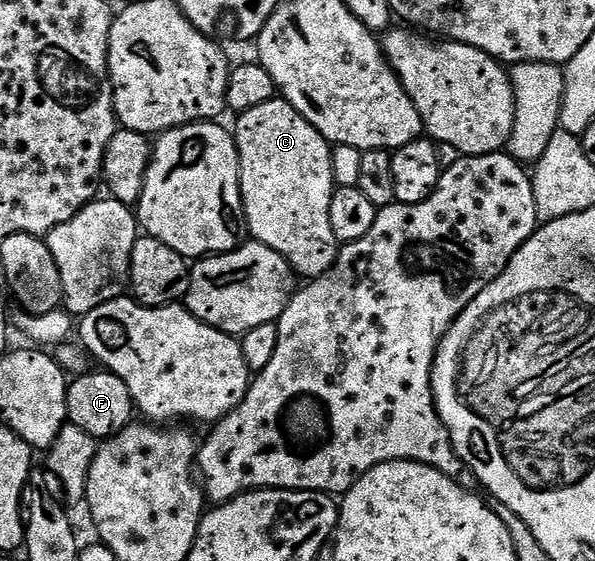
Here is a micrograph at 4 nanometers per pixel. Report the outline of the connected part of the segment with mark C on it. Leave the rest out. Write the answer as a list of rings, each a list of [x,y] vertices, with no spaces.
[[[273,99],[260,104],[258,107],[250,107],[250,111],[239,114],[235,120],[236,129],[234,128],[234,136],[236,139],[238,159],[240,160],[240,194],[242,195],[242,203],[244,204],[244,224],[247,232],[250,234],[251,240],[260,241],[266,247],[278,251],[278,255],[282,255],[286,258],[293,270],[295,270],[299,276],[301,273],[304,279],[320,277],[326,271],[330,271],[330,267],[336,261],[338,252],[338,242],[334,235],[334,227],[330,227],[330,203],[332,202],[332,194],[334,192],[332,168],[330,167],[332,145],[294,106],[283,99]]]

